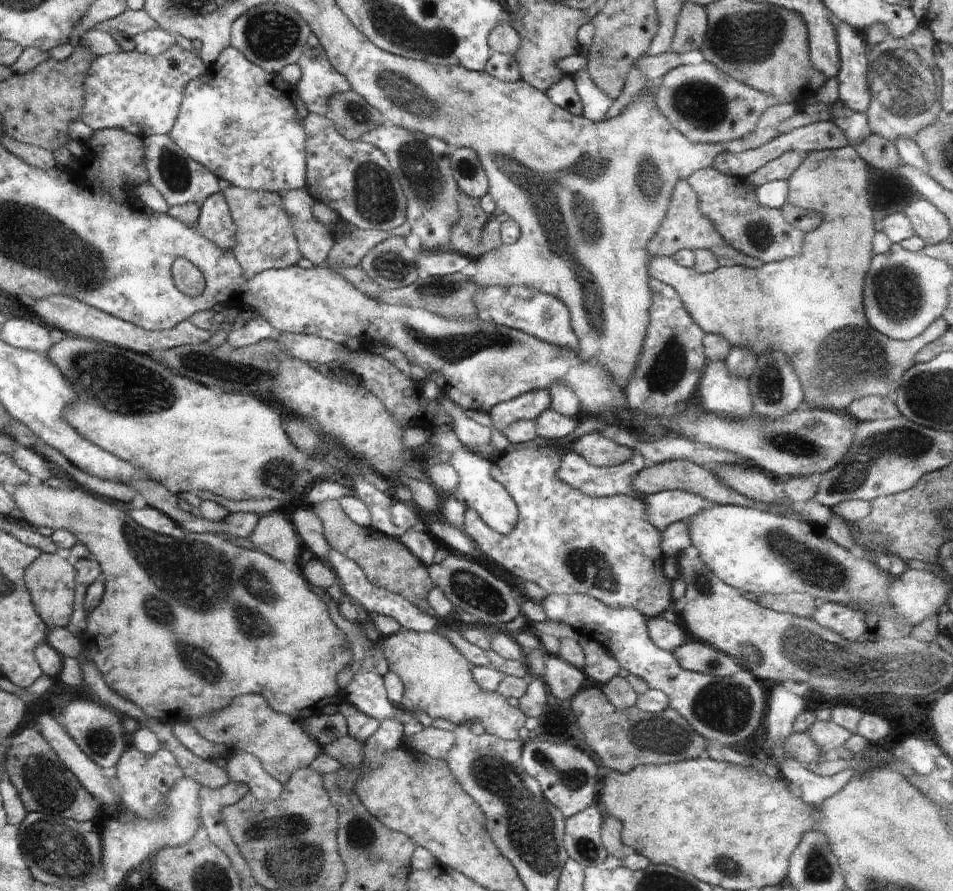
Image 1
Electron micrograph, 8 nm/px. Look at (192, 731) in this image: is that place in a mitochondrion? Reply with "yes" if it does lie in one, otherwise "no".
no

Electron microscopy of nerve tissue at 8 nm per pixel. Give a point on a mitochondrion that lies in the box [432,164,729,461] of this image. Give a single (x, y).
(669, 368)

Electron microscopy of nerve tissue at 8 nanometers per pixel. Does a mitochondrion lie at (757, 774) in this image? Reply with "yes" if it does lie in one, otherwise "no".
no

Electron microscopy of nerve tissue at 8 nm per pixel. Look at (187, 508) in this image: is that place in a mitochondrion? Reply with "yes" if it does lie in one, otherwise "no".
no

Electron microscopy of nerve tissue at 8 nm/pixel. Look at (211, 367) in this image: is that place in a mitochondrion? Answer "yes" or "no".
yes

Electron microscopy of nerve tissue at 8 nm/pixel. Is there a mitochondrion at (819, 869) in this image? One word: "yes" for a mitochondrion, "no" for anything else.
yes

